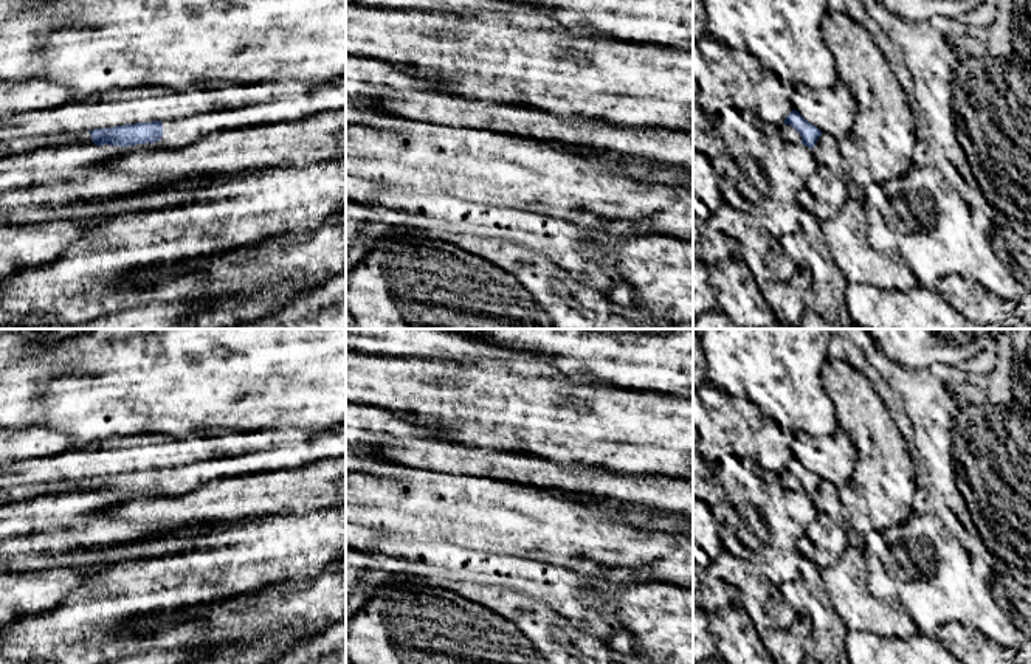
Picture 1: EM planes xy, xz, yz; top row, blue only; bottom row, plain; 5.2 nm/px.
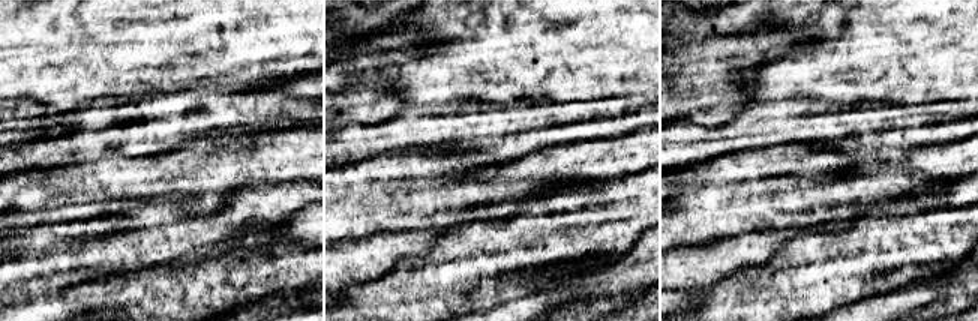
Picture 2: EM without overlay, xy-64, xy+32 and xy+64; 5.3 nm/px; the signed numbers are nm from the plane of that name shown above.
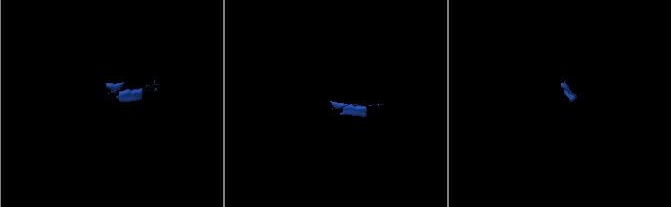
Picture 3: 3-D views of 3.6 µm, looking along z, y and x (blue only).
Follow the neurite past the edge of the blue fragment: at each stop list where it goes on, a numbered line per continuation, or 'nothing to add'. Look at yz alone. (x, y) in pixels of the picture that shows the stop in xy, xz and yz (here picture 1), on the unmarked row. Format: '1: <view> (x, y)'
1: yz (788, 480)

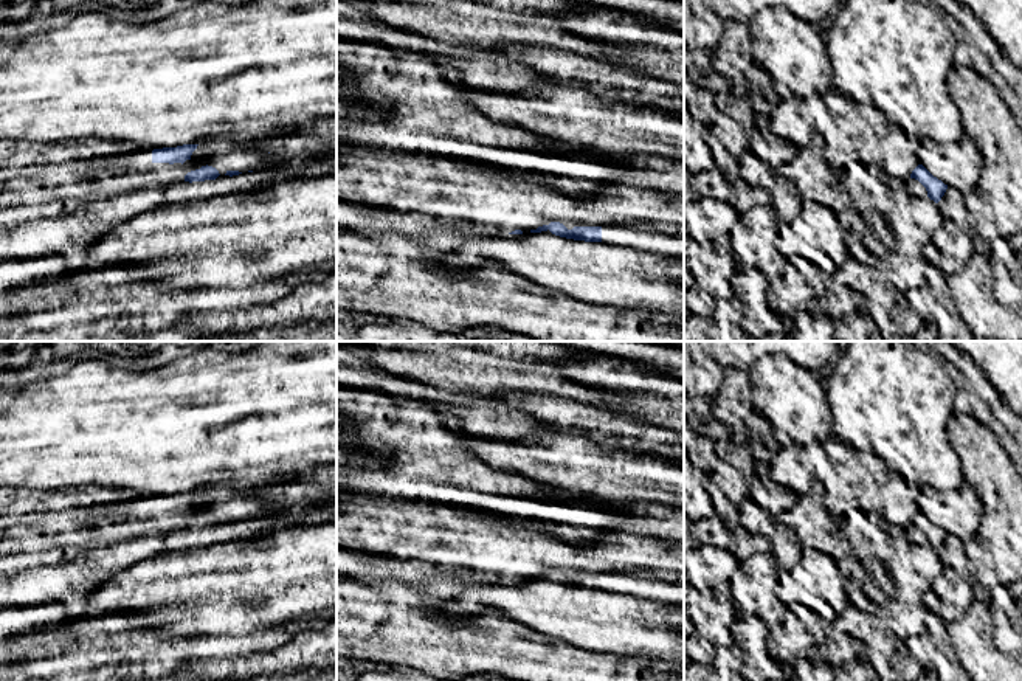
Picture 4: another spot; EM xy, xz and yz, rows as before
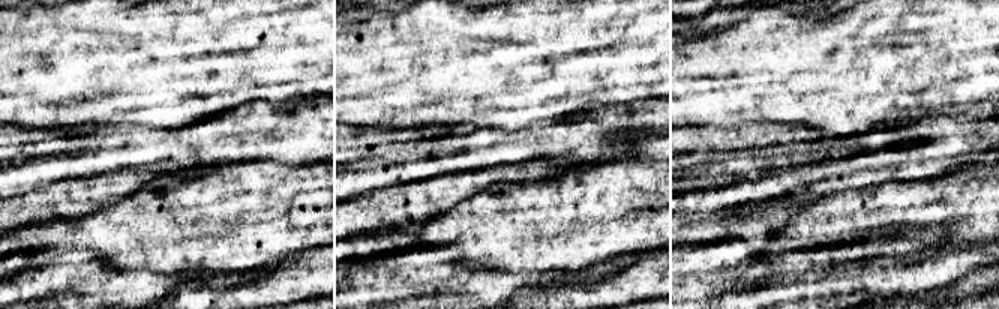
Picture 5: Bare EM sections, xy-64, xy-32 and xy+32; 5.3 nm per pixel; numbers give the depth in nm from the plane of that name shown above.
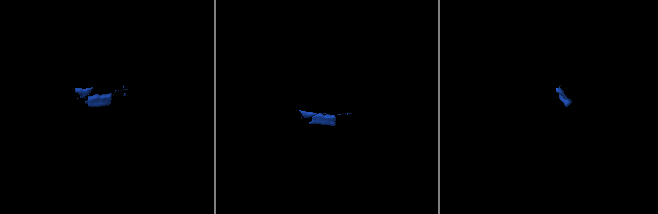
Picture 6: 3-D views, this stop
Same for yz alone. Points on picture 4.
1: yz (914, 534)

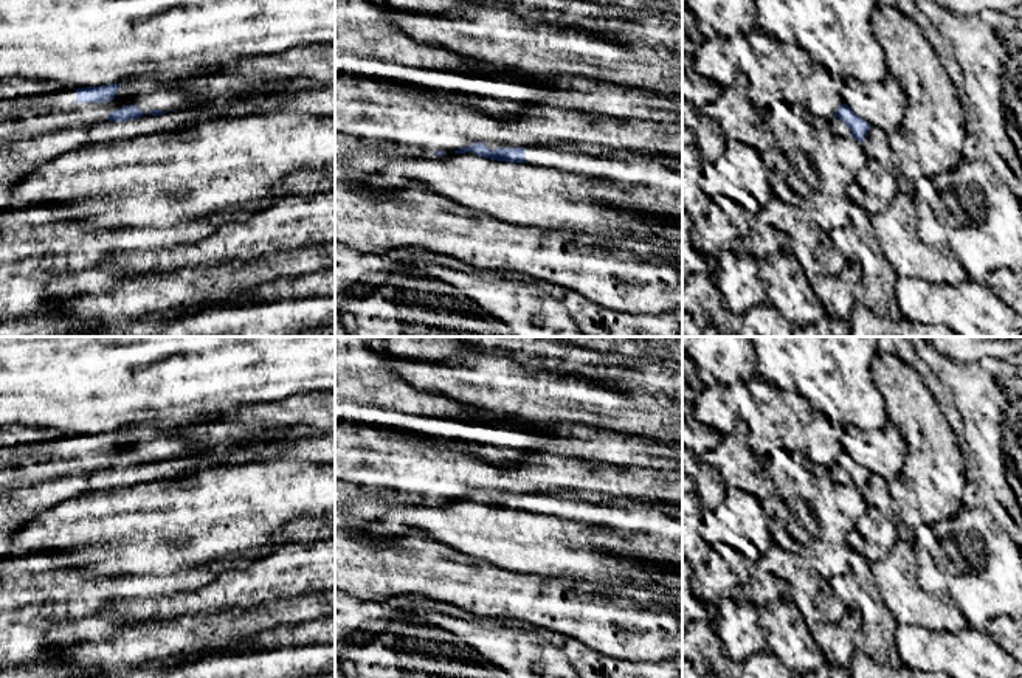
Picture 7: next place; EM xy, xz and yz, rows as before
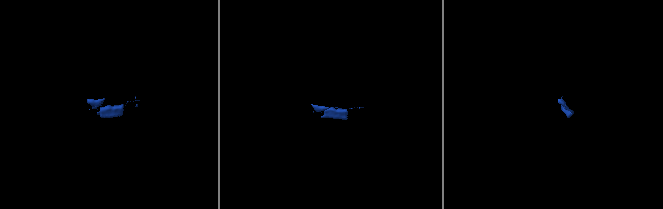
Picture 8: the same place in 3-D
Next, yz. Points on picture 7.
1: yz (838, 473)

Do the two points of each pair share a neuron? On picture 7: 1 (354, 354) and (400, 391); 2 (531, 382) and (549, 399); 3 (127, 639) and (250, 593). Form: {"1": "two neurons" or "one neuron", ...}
{"1": "one neuron", "2": "one neuron", "3": "two neurons"}

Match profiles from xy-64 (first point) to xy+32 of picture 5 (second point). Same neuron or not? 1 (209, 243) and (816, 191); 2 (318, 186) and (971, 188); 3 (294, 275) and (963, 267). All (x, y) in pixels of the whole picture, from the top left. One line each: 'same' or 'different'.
1: different
2: different
3: different

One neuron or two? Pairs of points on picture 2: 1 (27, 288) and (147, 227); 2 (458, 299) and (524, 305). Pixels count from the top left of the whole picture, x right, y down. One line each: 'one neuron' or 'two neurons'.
1: one neuron
2: two neurons

